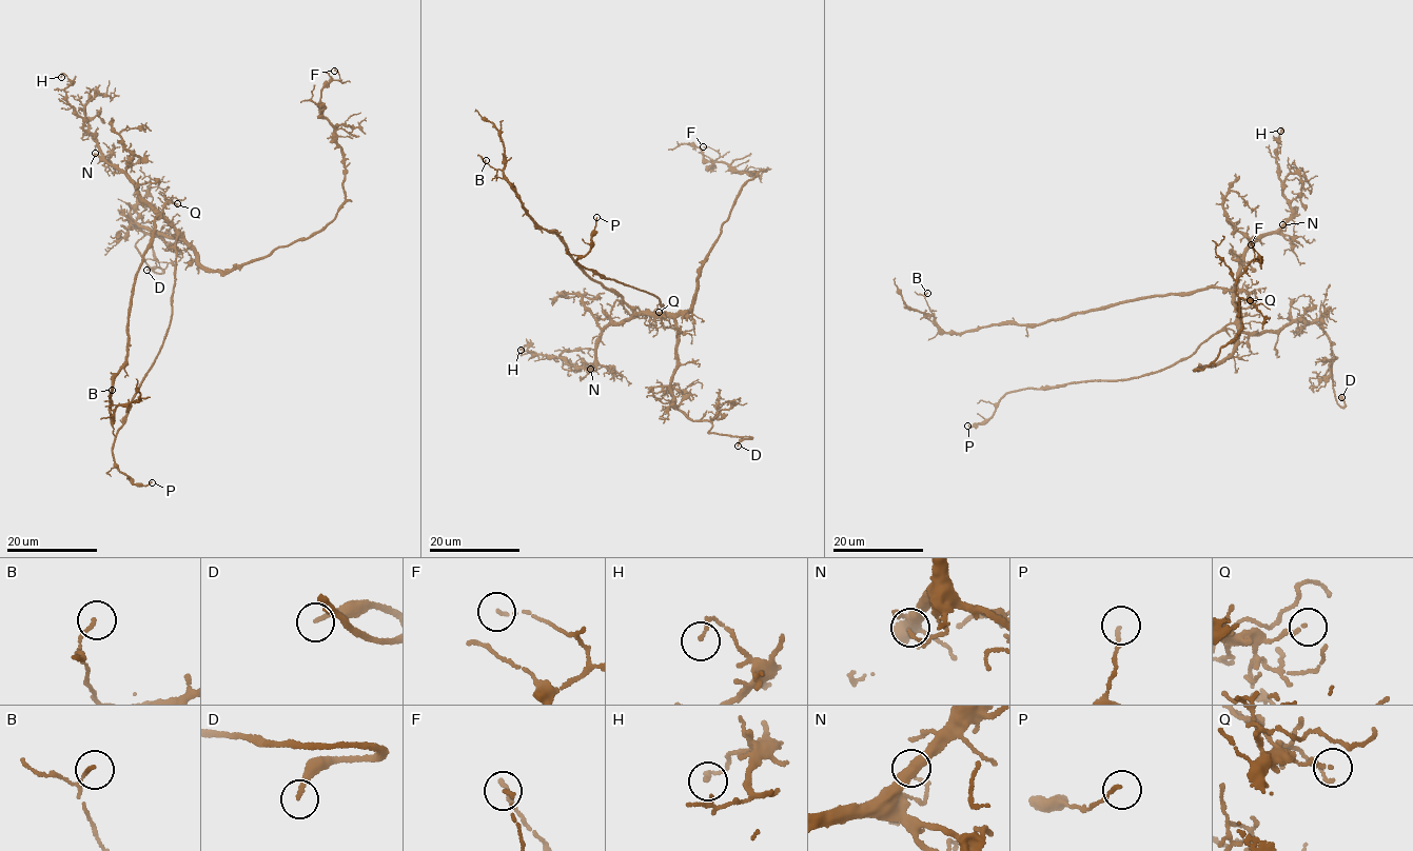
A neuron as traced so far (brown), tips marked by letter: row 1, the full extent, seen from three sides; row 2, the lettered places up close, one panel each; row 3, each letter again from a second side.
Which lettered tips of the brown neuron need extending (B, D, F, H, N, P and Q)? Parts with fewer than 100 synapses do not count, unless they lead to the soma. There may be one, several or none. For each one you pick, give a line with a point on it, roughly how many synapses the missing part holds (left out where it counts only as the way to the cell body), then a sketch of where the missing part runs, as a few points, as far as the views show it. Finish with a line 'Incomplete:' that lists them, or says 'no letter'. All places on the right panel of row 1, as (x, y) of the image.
D: place (1341, 397); course (1341, 397), (1342, 400), (1355, 394)
Incomplete: D

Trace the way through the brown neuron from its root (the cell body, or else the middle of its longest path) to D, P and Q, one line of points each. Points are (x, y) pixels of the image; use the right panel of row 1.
D: (1232, 300), (1241, 331), (1272, 331), (1309, 320), (1322, 330), (1336, 357), (1332, 386), (1341, 407), (1341, 397)
P: (1232, 300), (1236, 314), (1234, 322), (1195, 353), (1173, 363), (1133, 378), (1013, 391), (989, 418), (967, 426)
Q: (1232, 300), (1232, 291), (1245, 292), (1250, 300)

